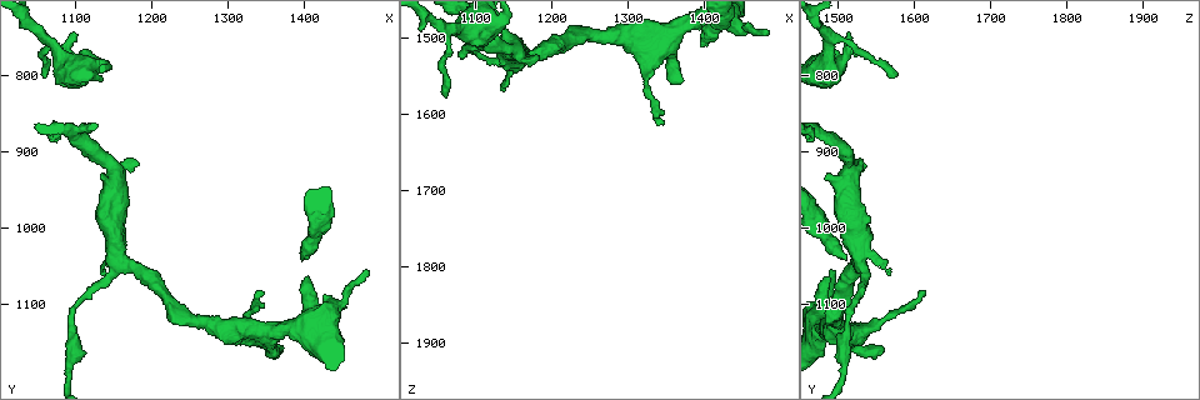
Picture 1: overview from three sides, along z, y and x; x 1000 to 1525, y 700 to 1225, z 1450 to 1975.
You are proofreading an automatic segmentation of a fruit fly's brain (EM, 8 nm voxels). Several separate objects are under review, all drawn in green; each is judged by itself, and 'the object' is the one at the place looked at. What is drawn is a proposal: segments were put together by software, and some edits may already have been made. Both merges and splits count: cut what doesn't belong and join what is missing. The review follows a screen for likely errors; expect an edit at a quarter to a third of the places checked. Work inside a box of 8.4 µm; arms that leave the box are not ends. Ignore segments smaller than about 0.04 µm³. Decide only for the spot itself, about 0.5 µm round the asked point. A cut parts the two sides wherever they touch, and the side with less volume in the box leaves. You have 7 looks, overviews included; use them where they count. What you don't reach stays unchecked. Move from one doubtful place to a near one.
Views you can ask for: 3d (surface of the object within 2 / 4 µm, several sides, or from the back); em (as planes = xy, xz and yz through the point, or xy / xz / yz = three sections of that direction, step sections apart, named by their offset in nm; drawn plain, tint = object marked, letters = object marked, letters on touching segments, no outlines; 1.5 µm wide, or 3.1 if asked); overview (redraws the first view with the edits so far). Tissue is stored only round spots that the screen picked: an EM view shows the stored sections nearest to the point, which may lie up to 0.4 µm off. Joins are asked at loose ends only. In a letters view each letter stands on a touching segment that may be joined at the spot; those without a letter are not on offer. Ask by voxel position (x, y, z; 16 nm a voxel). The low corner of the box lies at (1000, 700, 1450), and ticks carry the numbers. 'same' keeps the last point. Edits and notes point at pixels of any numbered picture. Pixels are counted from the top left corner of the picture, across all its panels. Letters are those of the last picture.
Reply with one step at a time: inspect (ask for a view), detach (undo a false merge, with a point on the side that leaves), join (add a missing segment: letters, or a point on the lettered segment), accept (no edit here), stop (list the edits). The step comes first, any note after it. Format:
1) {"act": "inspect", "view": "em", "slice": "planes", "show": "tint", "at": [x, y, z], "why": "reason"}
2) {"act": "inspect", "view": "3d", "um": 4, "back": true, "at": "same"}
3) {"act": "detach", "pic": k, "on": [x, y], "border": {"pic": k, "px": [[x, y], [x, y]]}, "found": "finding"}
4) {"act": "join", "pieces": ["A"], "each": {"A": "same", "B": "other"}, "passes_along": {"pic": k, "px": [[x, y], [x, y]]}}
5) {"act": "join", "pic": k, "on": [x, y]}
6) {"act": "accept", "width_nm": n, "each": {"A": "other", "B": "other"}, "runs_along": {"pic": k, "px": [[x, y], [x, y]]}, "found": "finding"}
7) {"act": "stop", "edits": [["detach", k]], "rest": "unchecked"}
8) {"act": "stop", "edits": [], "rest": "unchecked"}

{"act": "inspect", "view": "3d", "um": 4, "at": [1095, 745, 1510], "why": "branch stops here"}

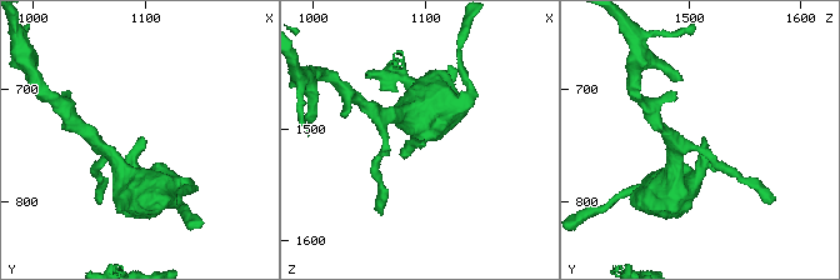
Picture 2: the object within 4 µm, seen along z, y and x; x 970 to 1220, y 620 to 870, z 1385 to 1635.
{"act": "inspect", "view": "em", "slice": "yz", "step": 4, "show": "letters", "at": [1098, 744, 1514]}

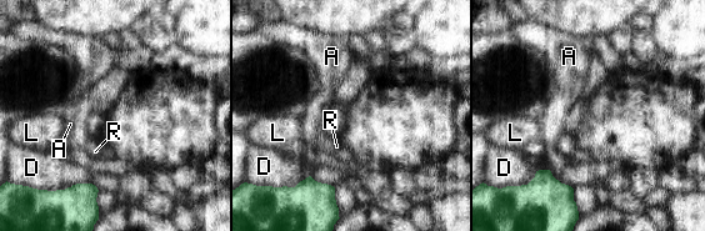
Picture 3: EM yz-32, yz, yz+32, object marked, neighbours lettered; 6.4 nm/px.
{"act": "inspect", "view": "em", "slice": "planes", "show": "letters", "at": "same", "why": "cut it another way"}

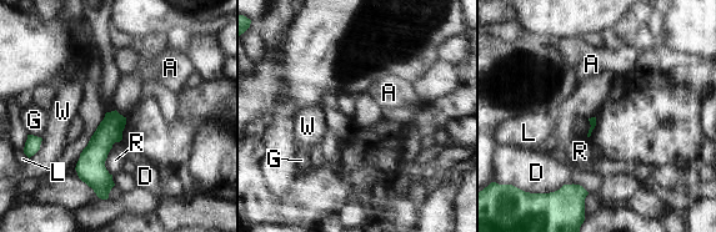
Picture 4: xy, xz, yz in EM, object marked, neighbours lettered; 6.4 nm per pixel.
{"act": "accept", "each": {"A": "other", "D": "other", "G": "other", "L": "other", "R": "other", "W": "other"}, "runs_along": {"pic": 4, "px": [[114, 114], [98, 149], [104, 188]]}, "found": "none of them fits"}

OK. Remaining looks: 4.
{"act": "inspect", "view": "em", "slice": "planes", "show": "letters", "at": [1395, 1035, 1515], "why": "end of a long branch"}

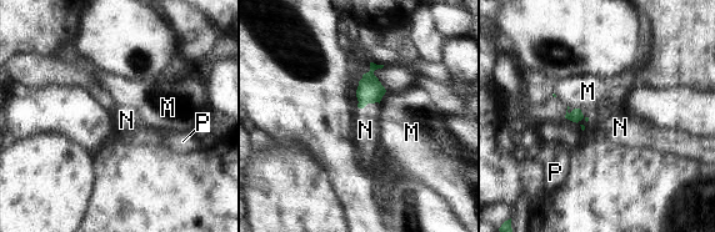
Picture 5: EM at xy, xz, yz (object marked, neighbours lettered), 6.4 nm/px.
{"act": "join", "pieces": ["N"], "each": {"M": "other", "N": "same", "P": "other"}, "passes_along": {"pic": 5, "px": [[370, 90], [364, 106], [365, 130]]}, "found": "it goes on there"}

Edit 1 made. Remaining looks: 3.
{"act": "inspect", "view": "overview", "why": "see it whole again"}

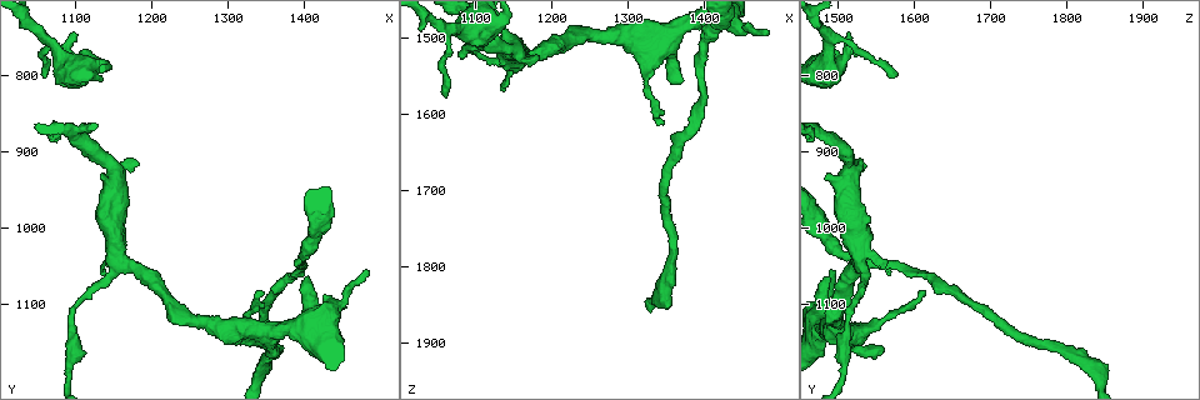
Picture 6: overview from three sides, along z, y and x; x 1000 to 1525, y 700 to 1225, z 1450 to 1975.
{"act": "inspect", "view": "3d", "um": 4, "at": [1090, 1190, 1510], "why": "calibre changes"}

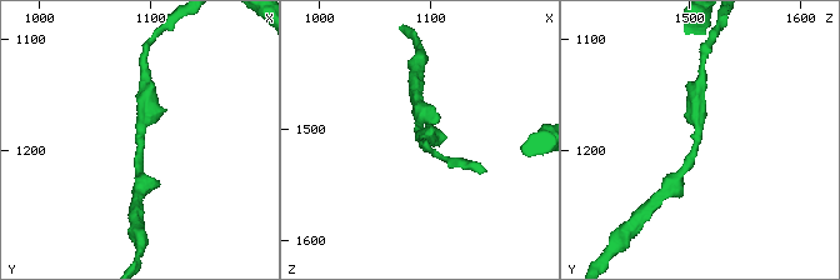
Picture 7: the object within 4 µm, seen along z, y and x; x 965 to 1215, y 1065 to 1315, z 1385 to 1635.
{"act": "inspect", "view": "em", "slice": "planes", "show": "letters", "at": [1090, 1188, 1510]}

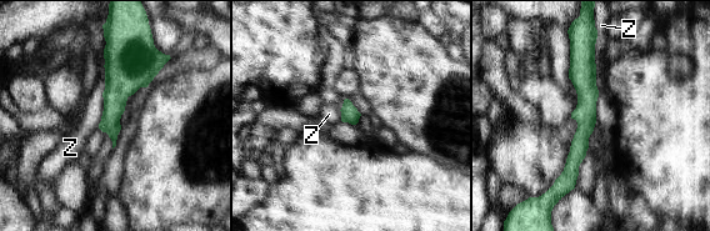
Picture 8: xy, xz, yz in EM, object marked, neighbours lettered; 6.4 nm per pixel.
{"act": "accept", "longest_contact_nm": ["Z", 420], "each": {"Z": "other"}, "runs_along": {"pic": 8, "px": [[585, 45], [585, 129], [565, 190]]}, "found": "continuous, no second neuron"}

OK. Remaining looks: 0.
{"act": "stop", "edits": [["join", 5]], "rest": "unchecked"}

